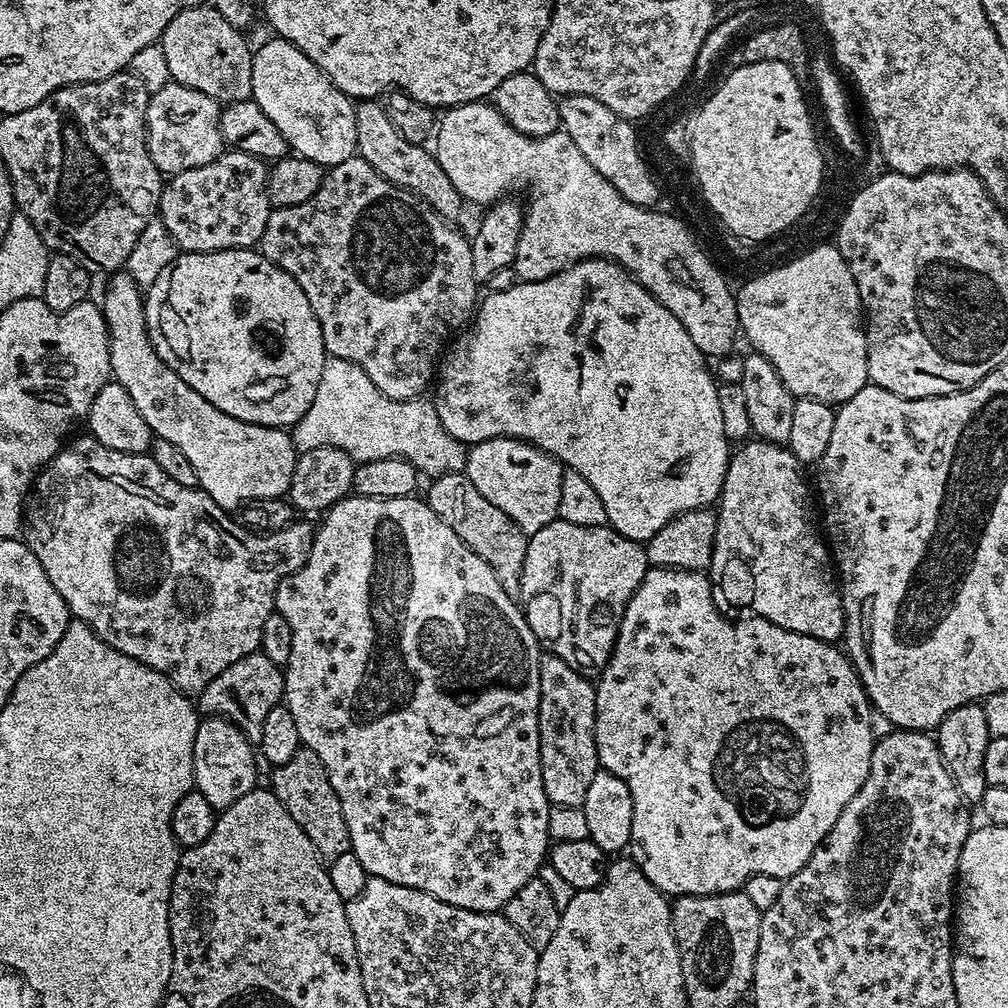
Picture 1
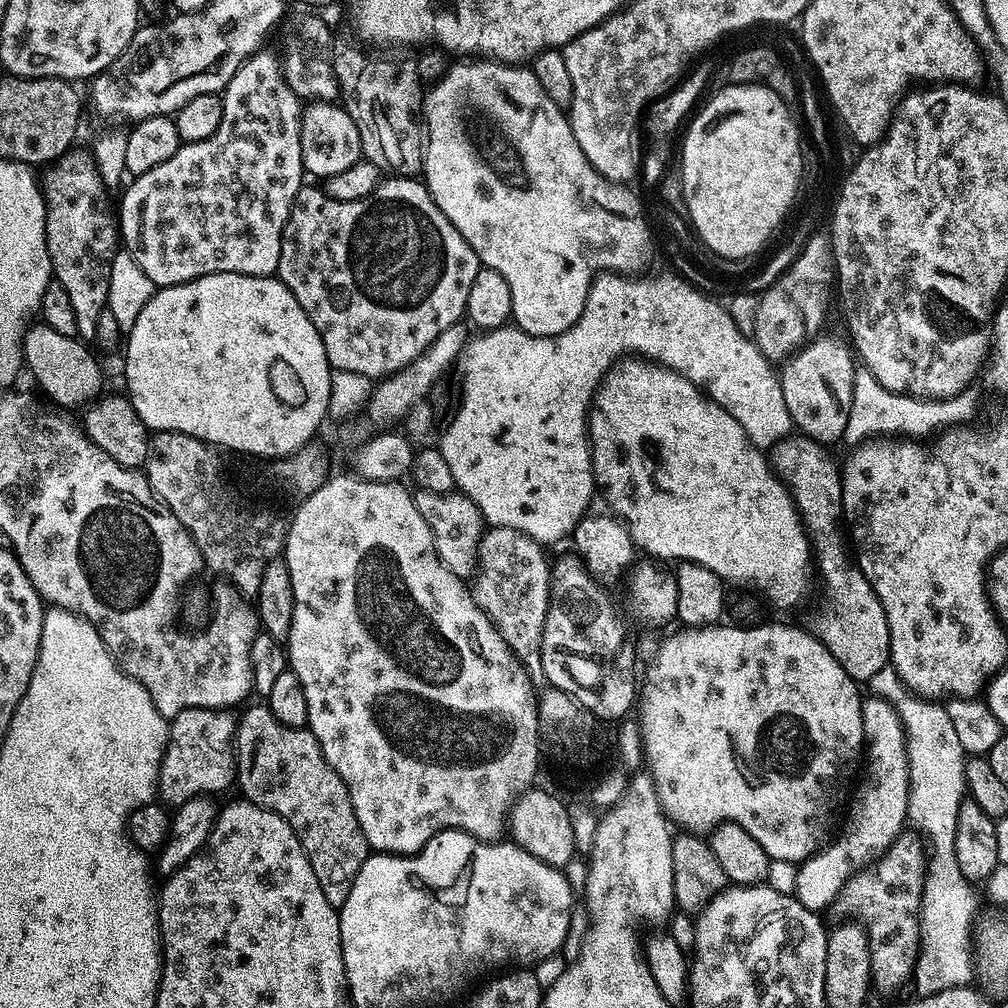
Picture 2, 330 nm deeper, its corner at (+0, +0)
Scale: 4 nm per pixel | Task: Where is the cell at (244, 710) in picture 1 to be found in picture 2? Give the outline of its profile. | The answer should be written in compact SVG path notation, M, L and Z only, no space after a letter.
M187 708L171 717L168 746L164 749L158 781L158 796L165 805L179 806L195 796L217 794L231 784L233 787L236 780L234 737L238 720L231 714L223 708Z

